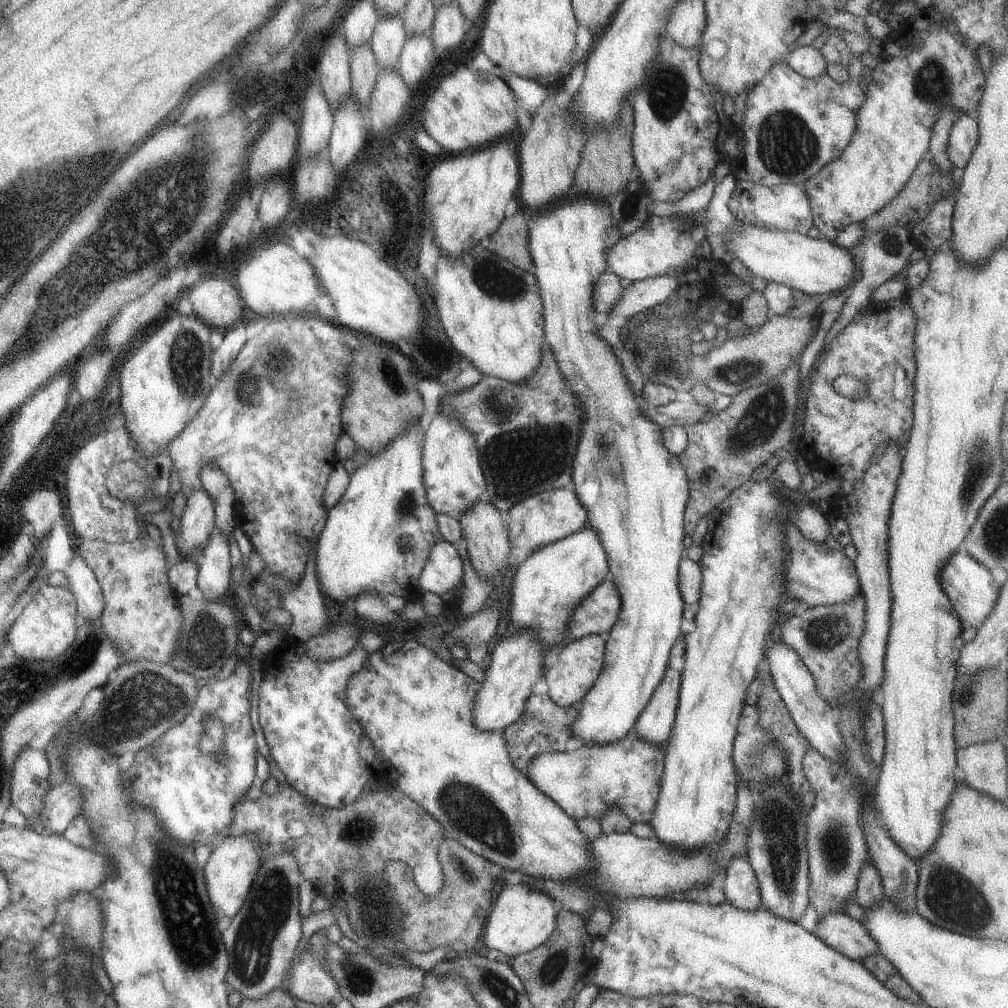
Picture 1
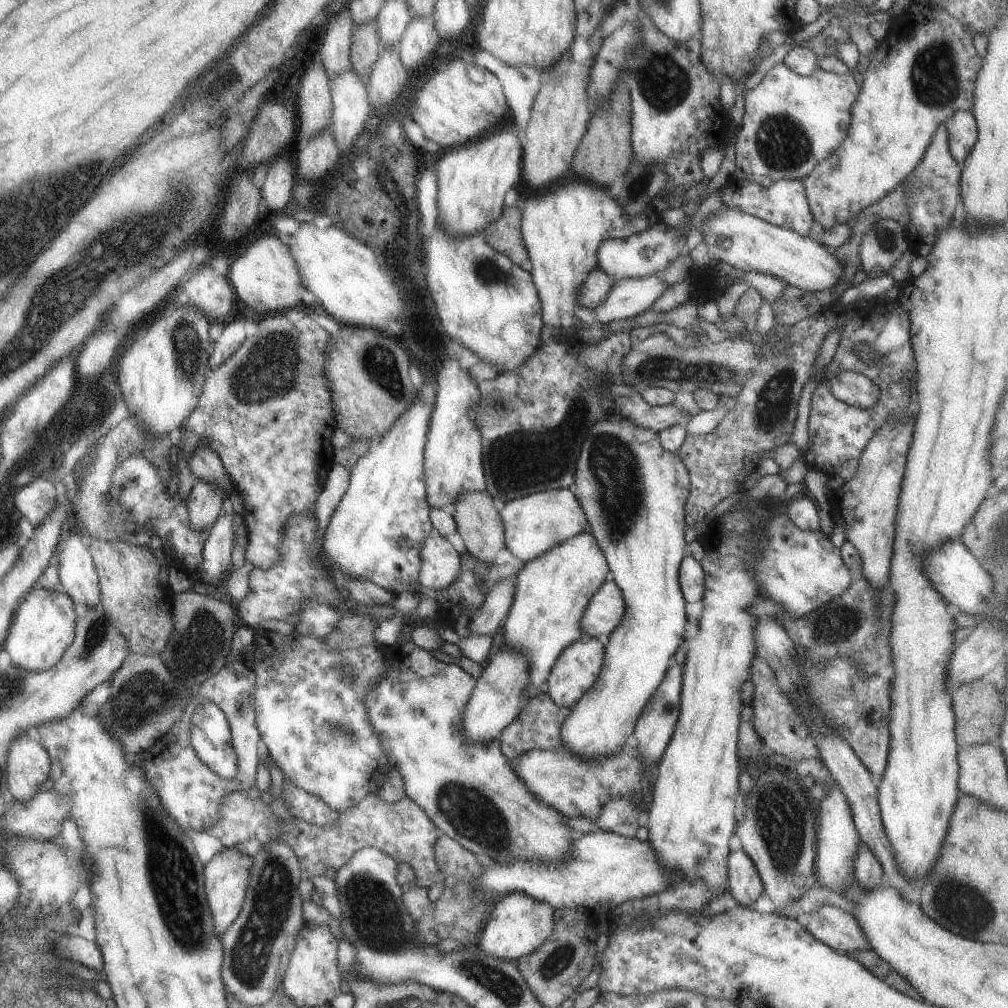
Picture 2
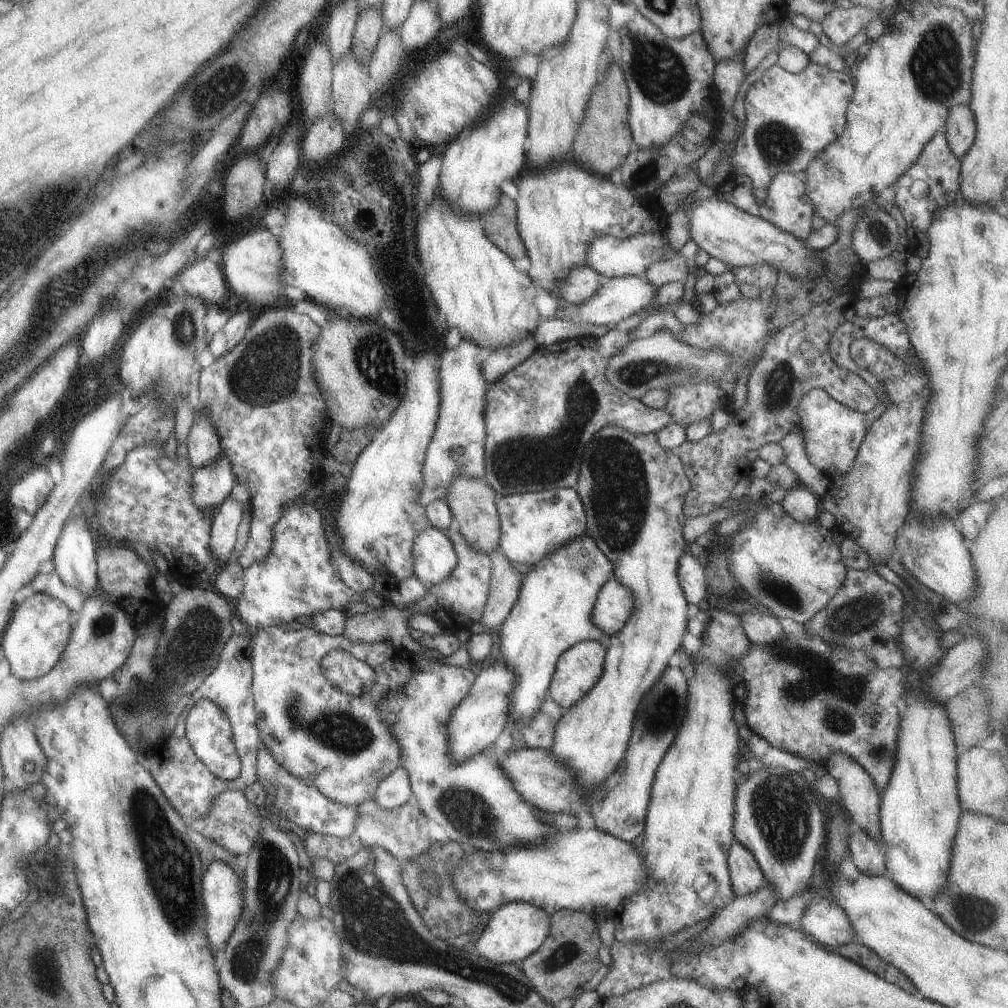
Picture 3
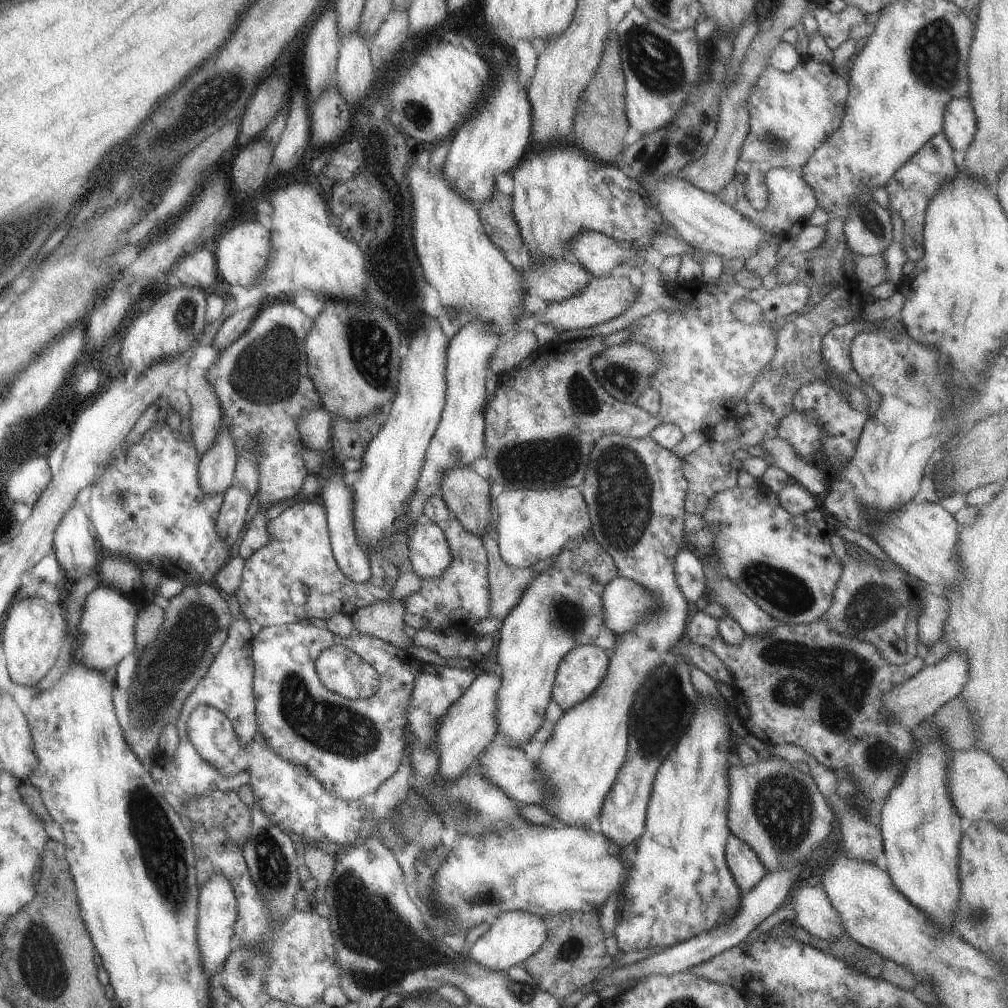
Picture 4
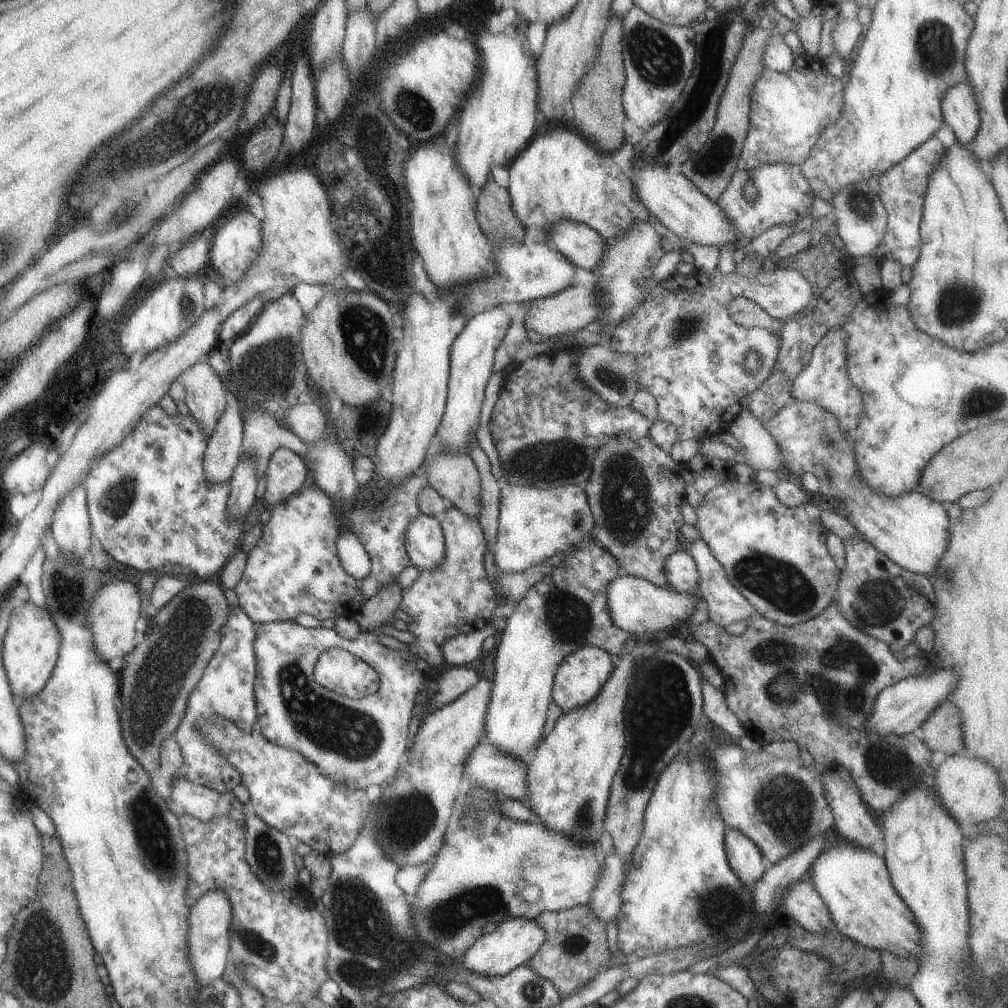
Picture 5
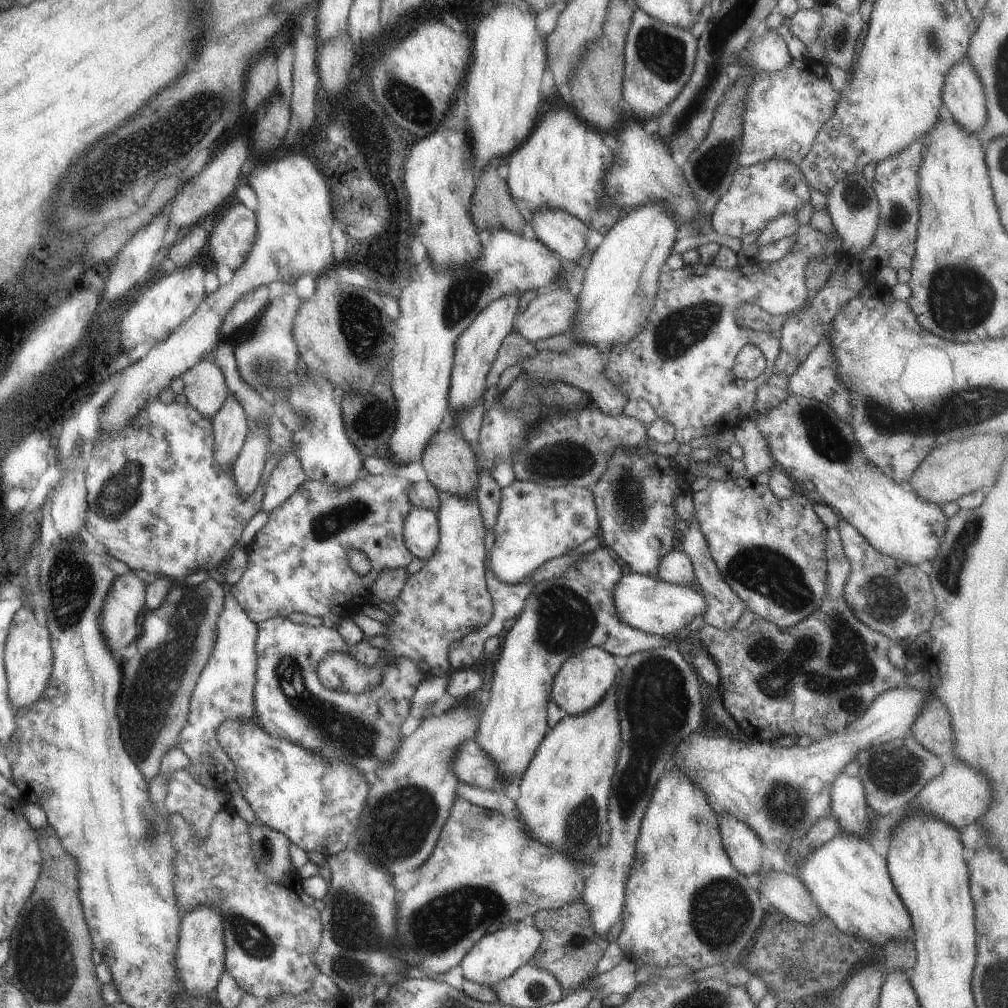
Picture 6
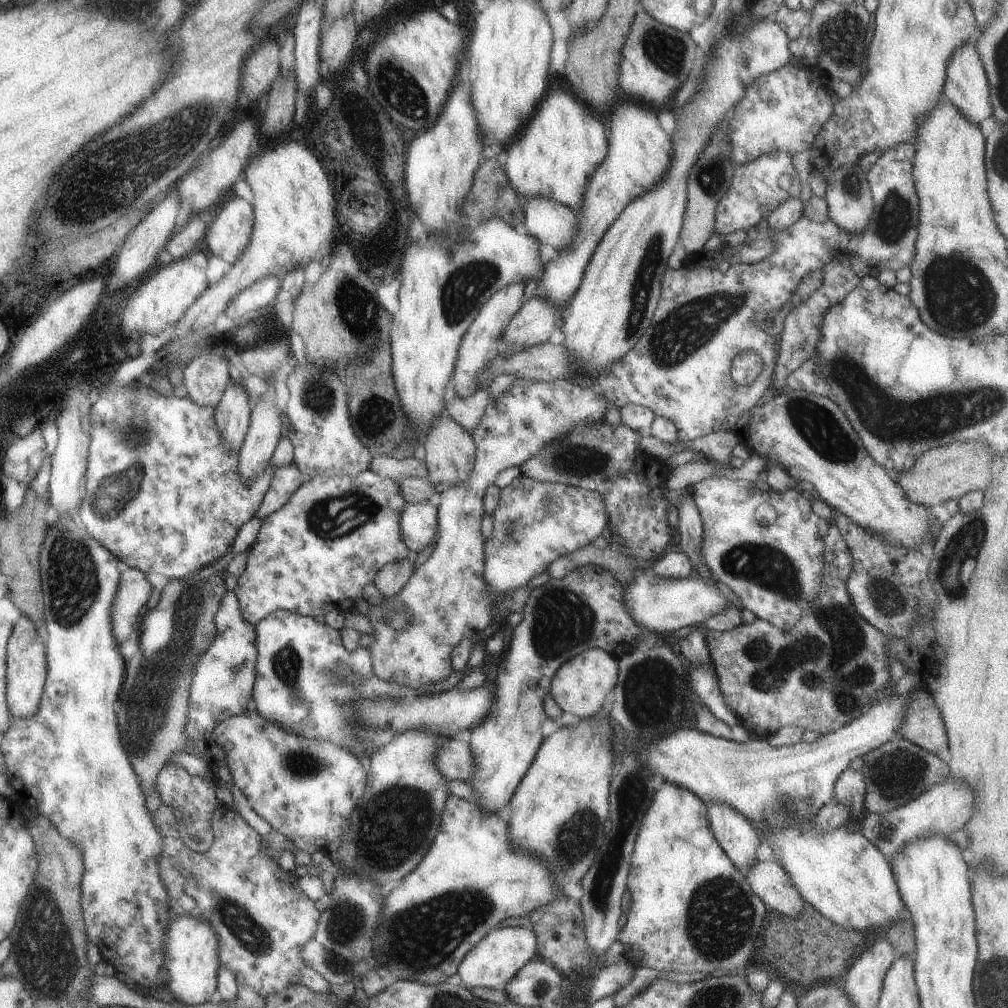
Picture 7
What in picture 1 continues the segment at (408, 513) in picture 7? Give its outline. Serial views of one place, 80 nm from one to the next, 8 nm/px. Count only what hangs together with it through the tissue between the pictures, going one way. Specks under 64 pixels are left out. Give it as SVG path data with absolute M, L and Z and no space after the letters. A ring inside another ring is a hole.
M436 541L417 577L417 591L441 596L459 589L462 586L461 568L463 563L455 547L447 541Z

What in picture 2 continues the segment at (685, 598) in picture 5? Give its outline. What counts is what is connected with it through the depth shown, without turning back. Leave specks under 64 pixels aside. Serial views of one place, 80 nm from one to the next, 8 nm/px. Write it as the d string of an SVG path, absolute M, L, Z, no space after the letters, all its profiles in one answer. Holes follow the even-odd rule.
M609 578L591 595L580 616L583 638L607 634L617 626L624 611L620 588Z

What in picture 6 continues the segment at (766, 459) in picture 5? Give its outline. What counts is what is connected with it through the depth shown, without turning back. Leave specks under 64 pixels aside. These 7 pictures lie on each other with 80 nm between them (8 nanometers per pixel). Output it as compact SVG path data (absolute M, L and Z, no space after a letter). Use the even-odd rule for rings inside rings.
M742 419L735 427L730 428L736 444L742 448L741 462L743 462L743 478L753 481L759 472L769 472L775 468L773 457L768 451L765 437L756 429L755 423L749 419Z

